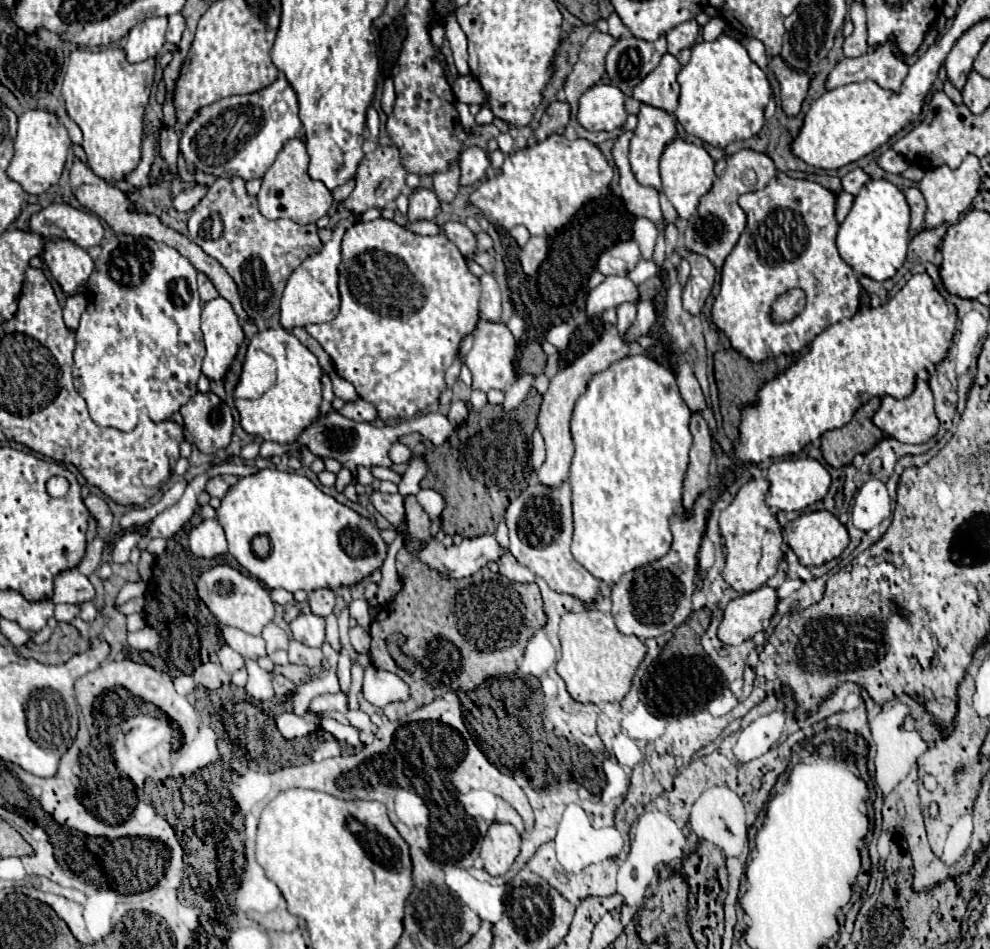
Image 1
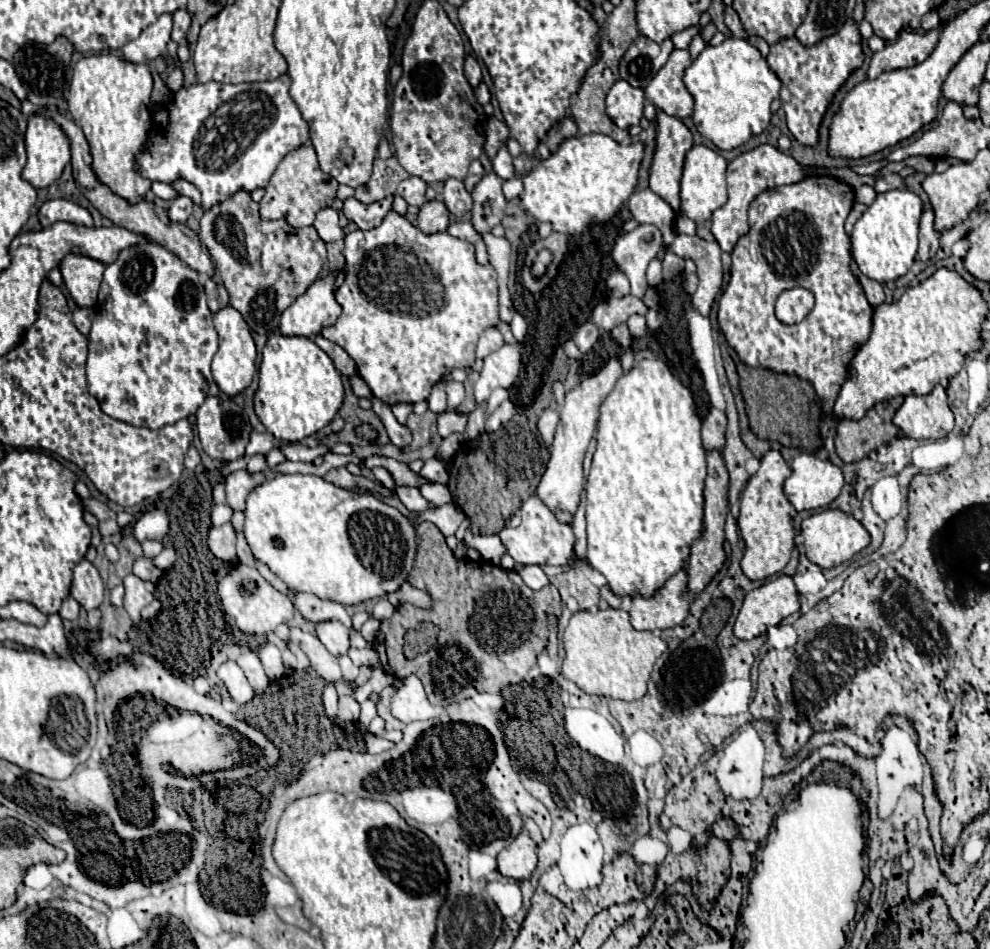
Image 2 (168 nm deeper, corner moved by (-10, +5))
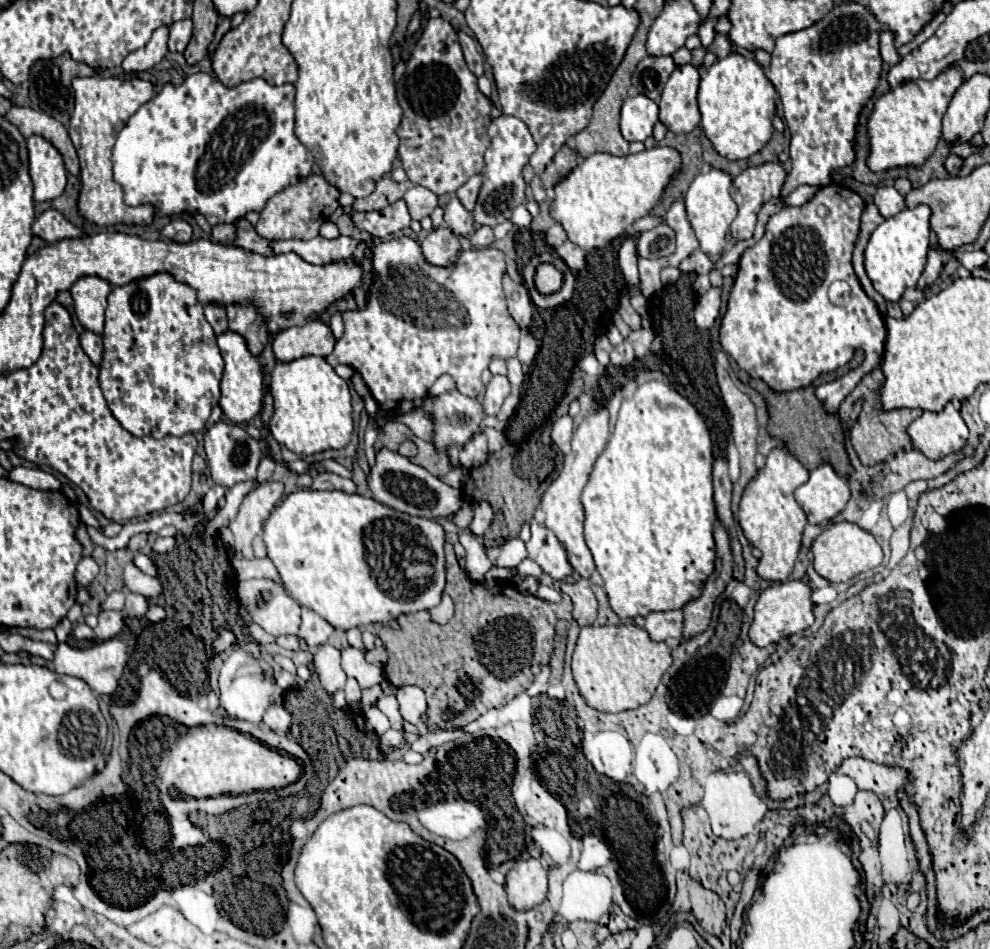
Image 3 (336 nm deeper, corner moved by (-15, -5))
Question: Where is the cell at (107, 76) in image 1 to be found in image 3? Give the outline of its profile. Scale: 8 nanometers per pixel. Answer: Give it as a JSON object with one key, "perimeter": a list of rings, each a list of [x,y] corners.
{"perimeter":[[[75,78],[75,110],[69,124],[69,136],[77,150],[81,162],[81,192],[79,192],[79,214],[99,226],[111,224],[145,224],[153,222],[153,206],[125,206],[123,190],[113,180],[111,172],[111,150],[115,136],[121,132],[123,124],[131,118],[133,112],[153,96],[153,86],[147,80],[119,80],[119,78]]]}

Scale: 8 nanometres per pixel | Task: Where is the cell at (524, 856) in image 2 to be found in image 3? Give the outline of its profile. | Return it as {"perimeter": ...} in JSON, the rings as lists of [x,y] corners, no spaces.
{"perimeter":[[[521,860],[507,874],[507,898],[517,912],[531,910],[545,900],[547,894],[547,870],[539,860]]]}

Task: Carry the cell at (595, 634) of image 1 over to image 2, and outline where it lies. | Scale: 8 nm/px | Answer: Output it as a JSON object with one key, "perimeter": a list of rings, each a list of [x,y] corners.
{"perimeter":[[[580,610],[570,618],[564,632],[566,660],[562,674],[572,680],[586,694],[636,700],[646,694],[646,682],[654,662],[666,650],[666,642],[652,632],[638,632],[632,628],[628,612],[624,610]]]}

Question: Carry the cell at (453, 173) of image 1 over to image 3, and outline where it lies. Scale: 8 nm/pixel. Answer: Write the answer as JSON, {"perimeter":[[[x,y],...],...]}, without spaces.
{"perimeter":[[[453,198],[445,206],[445,226],[455,236],[469,236],[473,232],[473,214],[467,212],[457,198]]]}

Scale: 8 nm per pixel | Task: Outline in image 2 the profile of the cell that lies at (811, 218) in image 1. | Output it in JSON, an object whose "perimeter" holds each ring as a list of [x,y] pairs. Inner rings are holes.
{"perimeter":[[[806,176],[802,182],[796,182],[796,184],[788,184],[788,186],[778,186],[778,188],[770,188],[770,190],[764,190],[762,194],[758,194],[752,204],[750,204],[750,210],[748,210],[748,220],[750,220],[750,232],[746,236],[742,236],[738,240],[738,244],[734,246],[734,252],[732,252],[732,268],[730,268],[730,282],[726,286],[726,290],[722,292],[722,298],[718,302],[718,324],[722,328],[722,334],[726,338],[726,342],[730,344],[730,348],[734,348],[740,356],[740,360],[748,366],[762,366],[762,368],[770,368],[774,372],[794,372],[798,374],[800,378],[806,378],[814,384],[816,388],[816,394],[818,398],[822,400],[822,406],[824,406],[824,412],[830,412],[832,404],[834,404],[834,398],[846,378],[846,366],[850,362],[850,358],[854,356],[854,346],[856,344],[862,344],[868,334],[870,334],[870,324],[872,324],[872,306],[870,302],[866,300],[866,294],[858,282],[858,278],[852,274],[850,270],[850,236],[846,234],[844,230],[844,220],[846,216],[850,214],[850,208],[854,204],[854,190],[836,180],[836,178],[830,178],[830,176]],[[796,286],[802,286],[802,288],[808,288],[814,296],[816,296],[816,314],[808,314],[800,324],[794,324],[794,326],[786,326],[782,324],[776,316],[774,316],[774,302],[778,298],[780,292],[788,290],[788,288],[796,288]]]}

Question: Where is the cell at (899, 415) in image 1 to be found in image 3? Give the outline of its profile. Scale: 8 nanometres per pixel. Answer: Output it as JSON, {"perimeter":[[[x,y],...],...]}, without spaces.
{"perimeter":[[[947,404],[941,412],[923,412],[907,432],[913,444],[931,460],[963,450],[969,438],[969,428],[953,404]]]}

